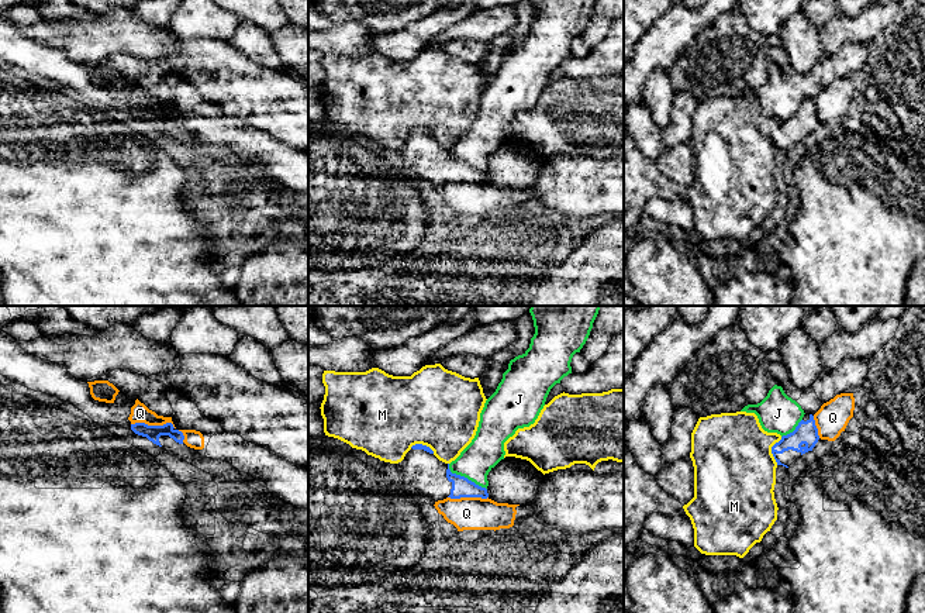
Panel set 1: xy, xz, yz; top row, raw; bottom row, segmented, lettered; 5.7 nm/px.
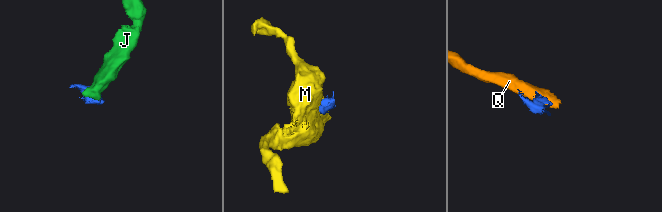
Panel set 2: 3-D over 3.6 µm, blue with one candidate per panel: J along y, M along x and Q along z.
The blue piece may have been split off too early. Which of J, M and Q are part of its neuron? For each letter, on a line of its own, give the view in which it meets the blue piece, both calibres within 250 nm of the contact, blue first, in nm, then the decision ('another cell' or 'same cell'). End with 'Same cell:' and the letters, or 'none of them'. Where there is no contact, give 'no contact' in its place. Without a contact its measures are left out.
J: meets blue in xz; 110 nm thick on the blue side, 200 nm on the other; another cell
M: meets blue in yz; 130 nm thick on the blue side, 460 nm on the other; another cell
Q: meets blue in xy; 90 nm thick on the blue side, 110 nm on the other; another cell
Same cell: none of them

